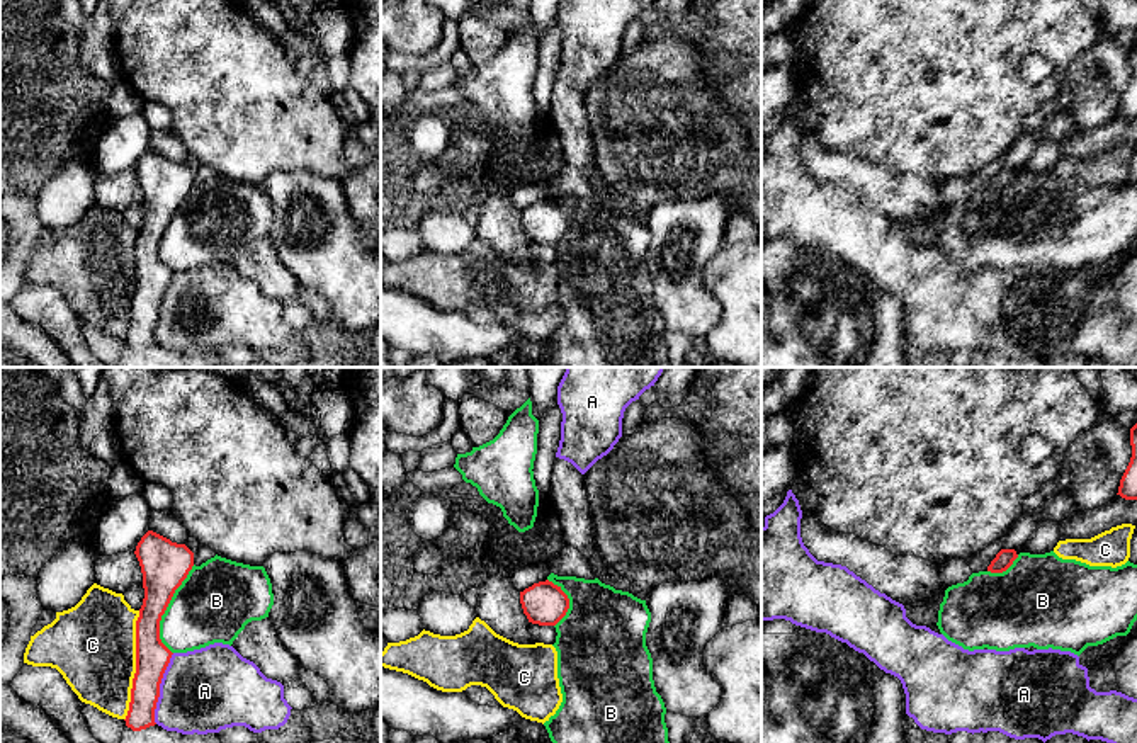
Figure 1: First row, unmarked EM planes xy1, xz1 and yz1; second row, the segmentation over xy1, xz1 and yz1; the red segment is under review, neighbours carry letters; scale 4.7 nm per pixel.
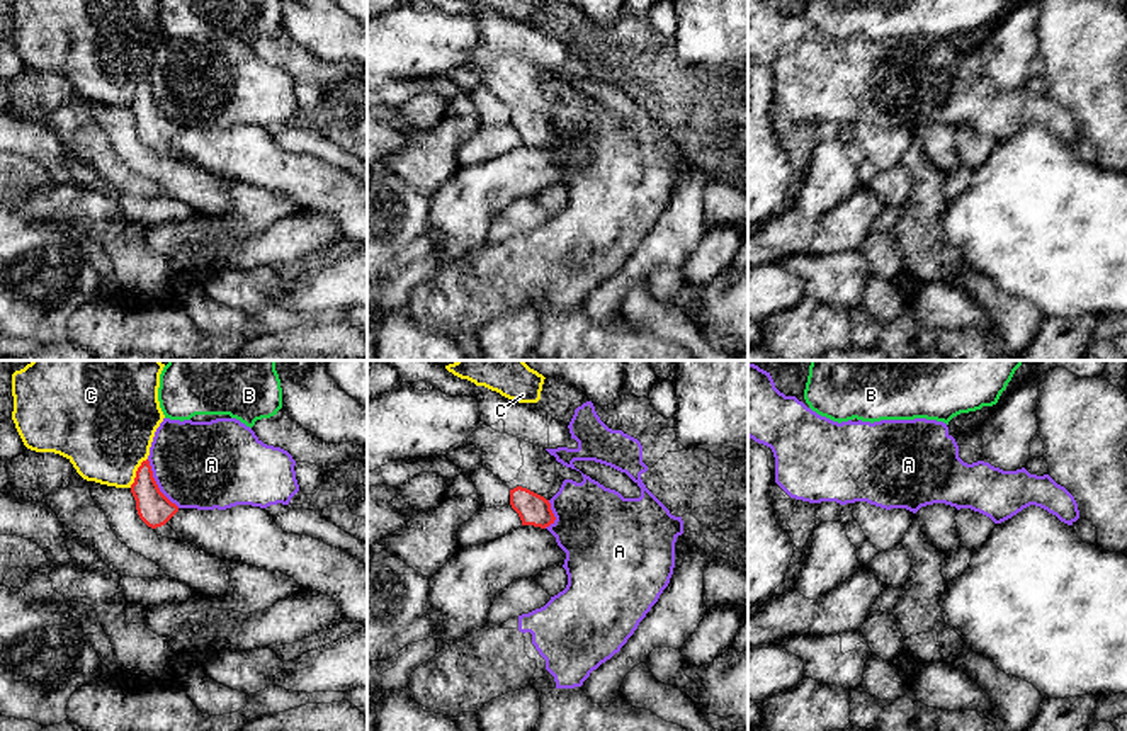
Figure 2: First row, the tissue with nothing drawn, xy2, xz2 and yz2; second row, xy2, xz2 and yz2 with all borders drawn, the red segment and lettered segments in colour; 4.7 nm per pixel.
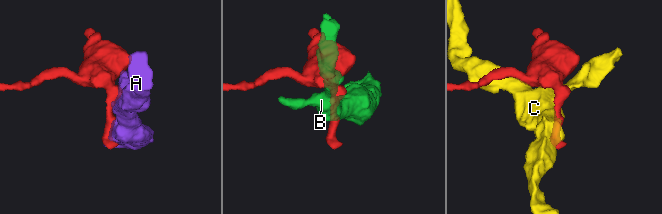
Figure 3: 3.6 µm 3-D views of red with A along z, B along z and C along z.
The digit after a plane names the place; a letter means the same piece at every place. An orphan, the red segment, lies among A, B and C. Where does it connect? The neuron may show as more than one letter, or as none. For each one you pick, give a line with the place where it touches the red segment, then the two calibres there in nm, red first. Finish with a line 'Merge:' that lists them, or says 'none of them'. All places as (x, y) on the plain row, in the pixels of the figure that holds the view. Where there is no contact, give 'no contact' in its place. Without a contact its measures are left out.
Merge: none of them

